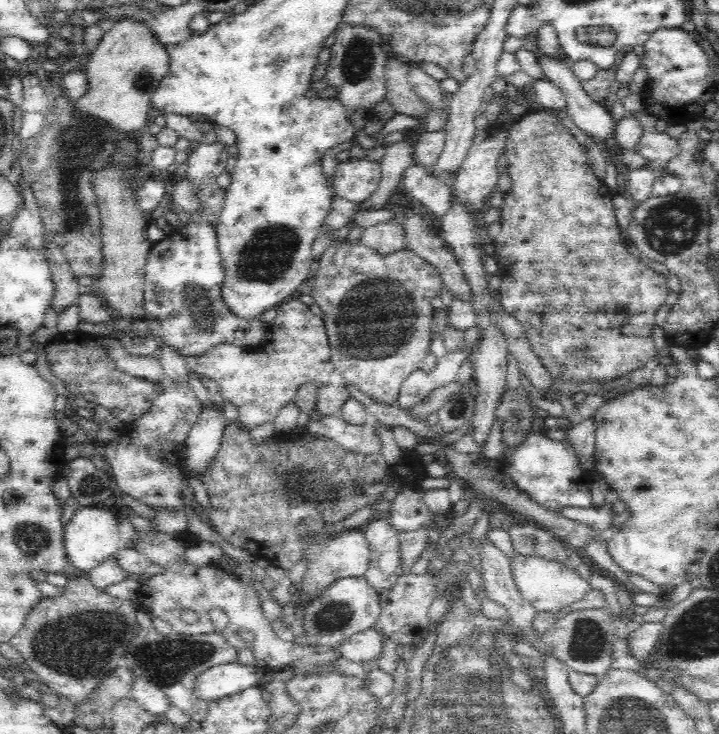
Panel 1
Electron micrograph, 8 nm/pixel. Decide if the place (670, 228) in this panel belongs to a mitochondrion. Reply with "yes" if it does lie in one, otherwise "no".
yes

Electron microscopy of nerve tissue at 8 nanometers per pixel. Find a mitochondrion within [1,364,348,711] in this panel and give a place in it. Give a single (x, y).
(79, 646)

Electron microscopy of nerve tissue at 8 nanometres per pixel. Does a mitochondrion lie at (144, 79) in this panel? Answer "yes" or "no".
yes

